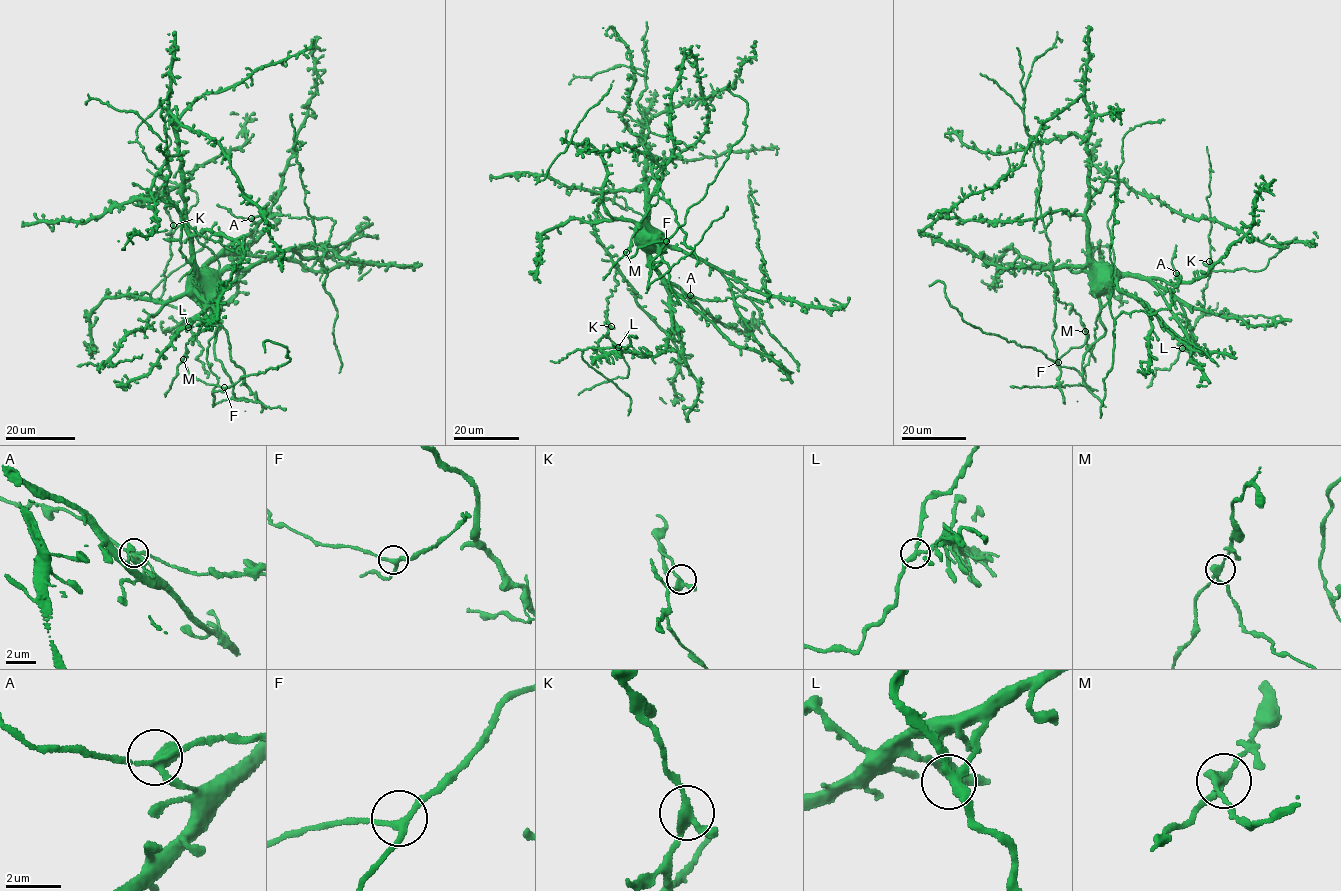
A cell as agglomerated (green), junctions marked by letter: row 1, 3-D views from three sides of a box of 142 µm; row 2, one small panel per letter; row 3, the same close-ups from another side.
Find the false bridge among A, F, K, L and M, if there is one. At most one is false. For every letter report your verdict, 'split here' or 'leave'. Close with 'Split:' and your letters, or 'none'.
A: leave
F: leave
K: leave
L: leave
M: split here
Split: M

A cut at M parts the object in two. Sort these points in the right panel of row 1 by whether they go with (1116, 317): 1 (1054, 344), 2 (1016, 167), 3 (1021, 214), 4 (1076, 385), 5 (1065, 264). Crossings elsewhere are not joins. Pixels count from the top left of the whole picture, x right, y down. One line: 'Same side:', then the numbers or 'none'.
Same side: 2, 3, 5

